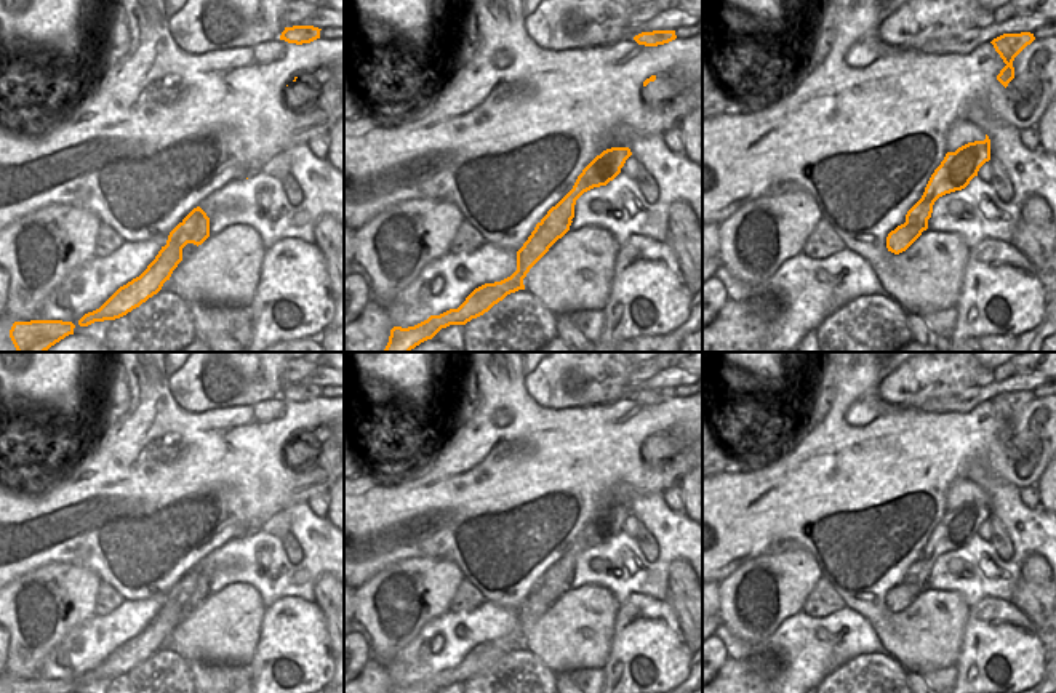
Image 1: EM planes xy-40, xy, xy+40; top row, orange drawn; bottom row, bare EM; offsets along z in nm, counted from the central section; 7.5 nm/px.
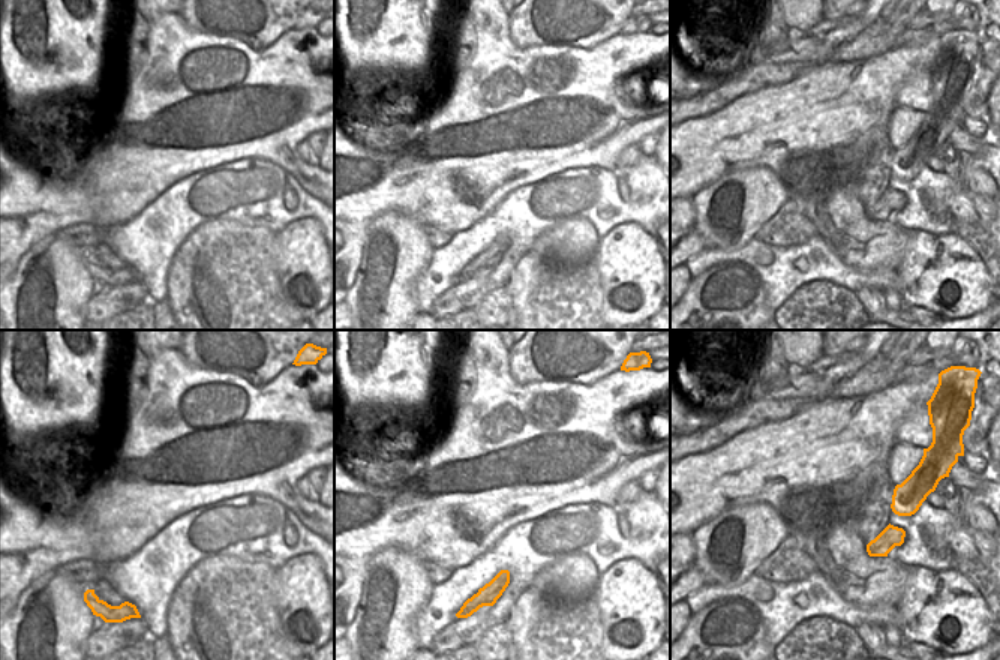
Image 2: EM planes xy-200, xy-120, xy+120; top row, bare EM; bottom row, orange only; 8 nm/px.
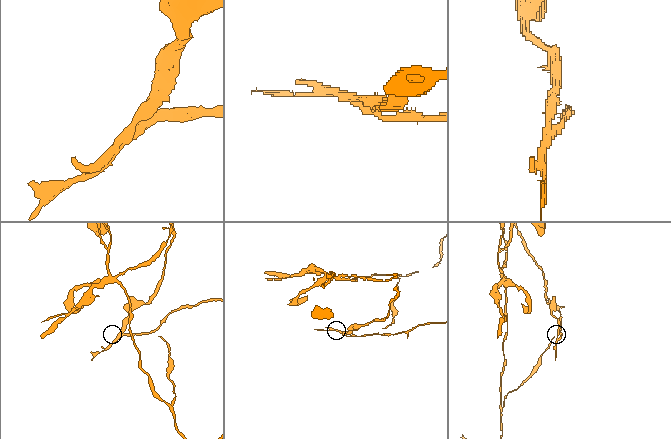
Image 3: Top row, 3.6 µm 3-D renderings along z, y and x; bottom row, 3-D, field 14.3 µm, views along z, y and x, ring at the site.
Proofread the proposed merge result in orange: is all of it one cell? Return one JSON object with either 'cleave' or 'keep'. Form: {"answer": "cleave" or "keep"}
{"answer": "cleave"}

